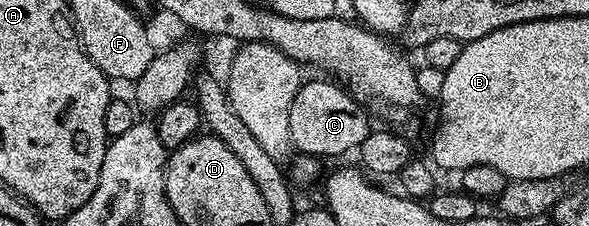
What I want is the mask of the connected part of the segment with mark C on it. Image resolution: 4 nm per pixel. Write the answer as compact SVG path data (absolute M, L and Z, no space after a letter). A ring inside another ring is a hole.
M302 81L301 87L291 100L291 140L292 149L302 154L312 154L318 160L333 158L336 154L356 151L371 131L370 115L360 102L353 99L348 90L336 81Z

